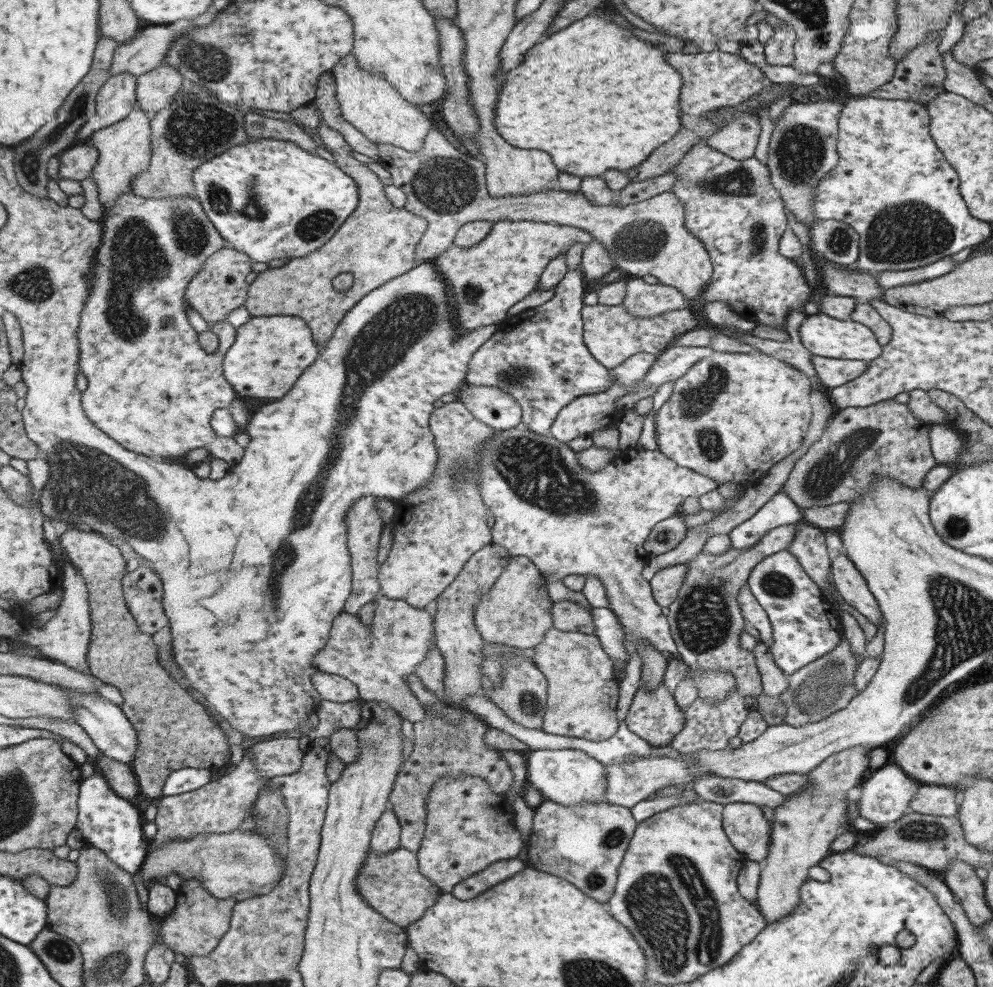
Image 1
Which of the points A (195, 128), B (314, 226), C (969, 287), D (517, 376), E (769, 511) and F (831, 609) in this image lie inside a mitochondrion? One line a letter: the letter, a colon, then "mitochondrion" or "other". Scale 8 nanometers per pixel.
A: mitochondrion
B: mitochondrion
C: other
D: mitochondrion
E: other
F: other

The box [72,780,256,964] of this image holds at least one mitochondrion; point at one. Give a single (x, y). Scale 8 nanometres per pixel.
(119, 904)

